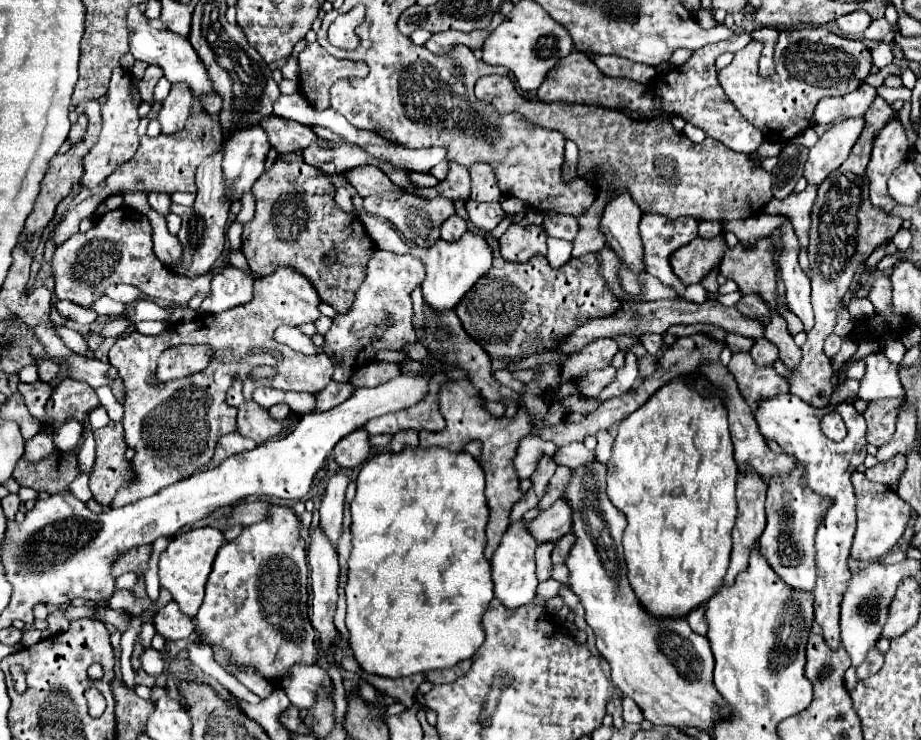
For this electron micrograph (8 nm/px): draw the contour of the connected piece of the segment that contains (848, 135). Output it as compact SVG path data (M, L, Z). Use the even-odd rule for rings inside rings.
M849 117L835 123L825 135L811 147L809 159L805 163L805 177L809 183L823 183L823 179L843 165L853 149L853 143L859 139L865 129L863 117Z

